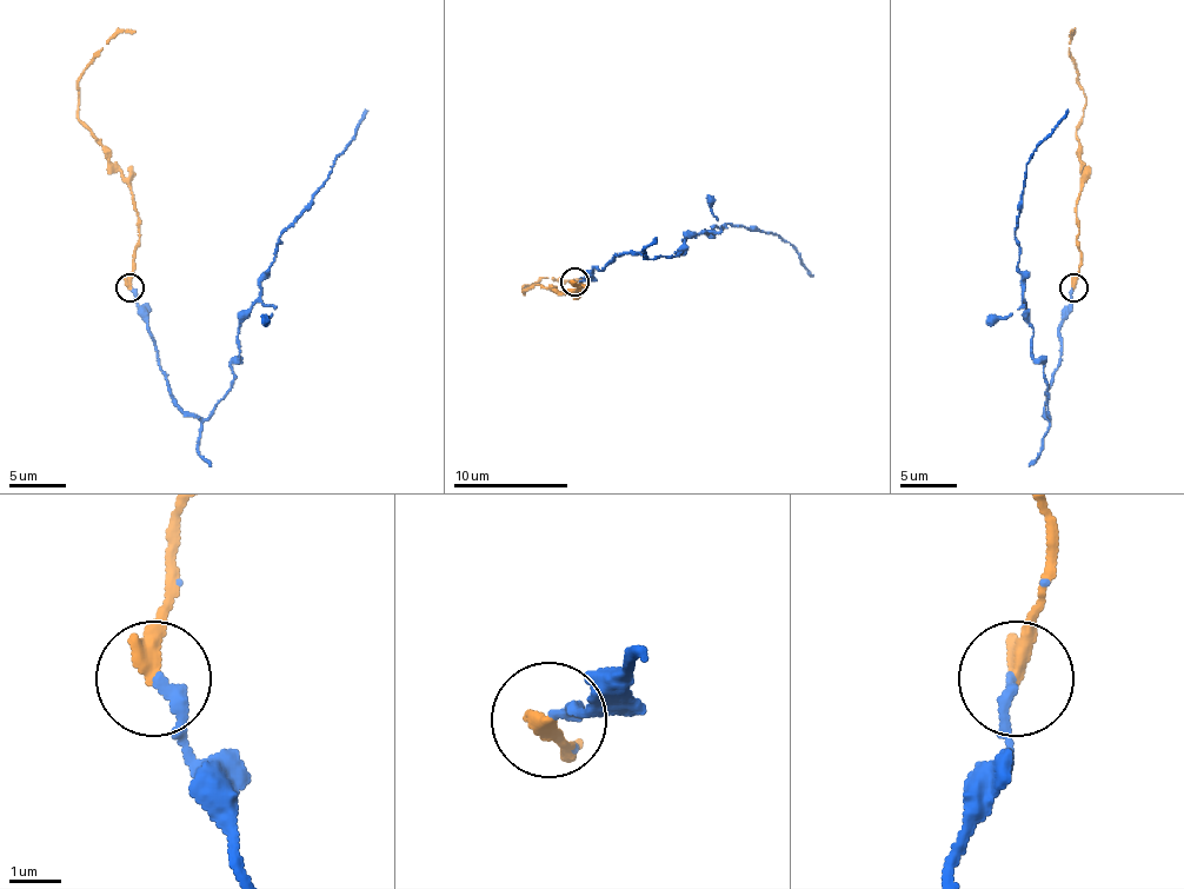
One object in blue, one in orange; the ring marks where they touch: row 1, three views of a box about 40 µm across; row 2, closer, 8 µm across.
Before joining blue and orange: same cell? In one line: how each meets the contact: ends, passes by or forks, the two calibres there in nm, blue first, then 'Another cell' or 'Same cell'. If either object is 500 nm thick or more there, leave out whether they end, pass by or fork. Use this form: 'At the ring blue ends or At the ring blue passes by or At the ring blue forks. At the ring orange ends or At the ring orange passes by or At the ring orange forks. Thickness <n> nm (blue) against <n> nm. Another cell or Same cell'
At the ring blue ends. At the ring orange ends. Thickness 240 nm (blue) against 360 nm. Same cell

